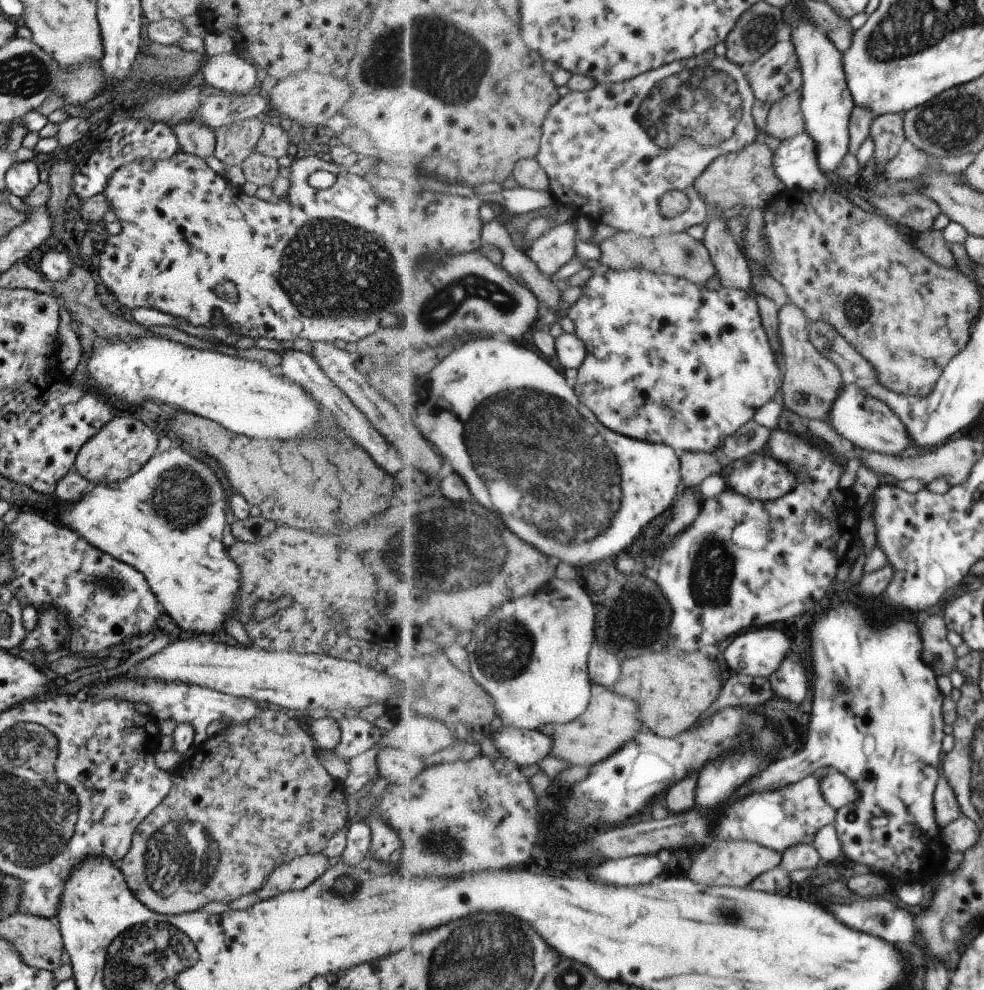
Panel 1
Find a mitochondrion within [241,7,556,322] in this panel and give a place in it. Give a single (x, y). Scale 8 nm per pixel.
(432, 56)

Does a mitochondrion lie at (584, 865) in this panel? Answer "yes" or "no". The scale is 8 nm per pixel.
no

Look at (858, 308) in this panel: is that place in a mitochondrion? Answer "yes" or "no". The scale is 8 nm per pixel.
yes

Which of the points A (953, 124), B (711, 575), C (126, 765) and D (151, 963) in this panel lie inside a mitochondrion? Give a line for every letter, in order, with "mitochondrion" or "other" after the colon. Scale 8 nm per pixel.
A: mitochondrion
B: mitochondrion
C: other
D: mitochondrion

